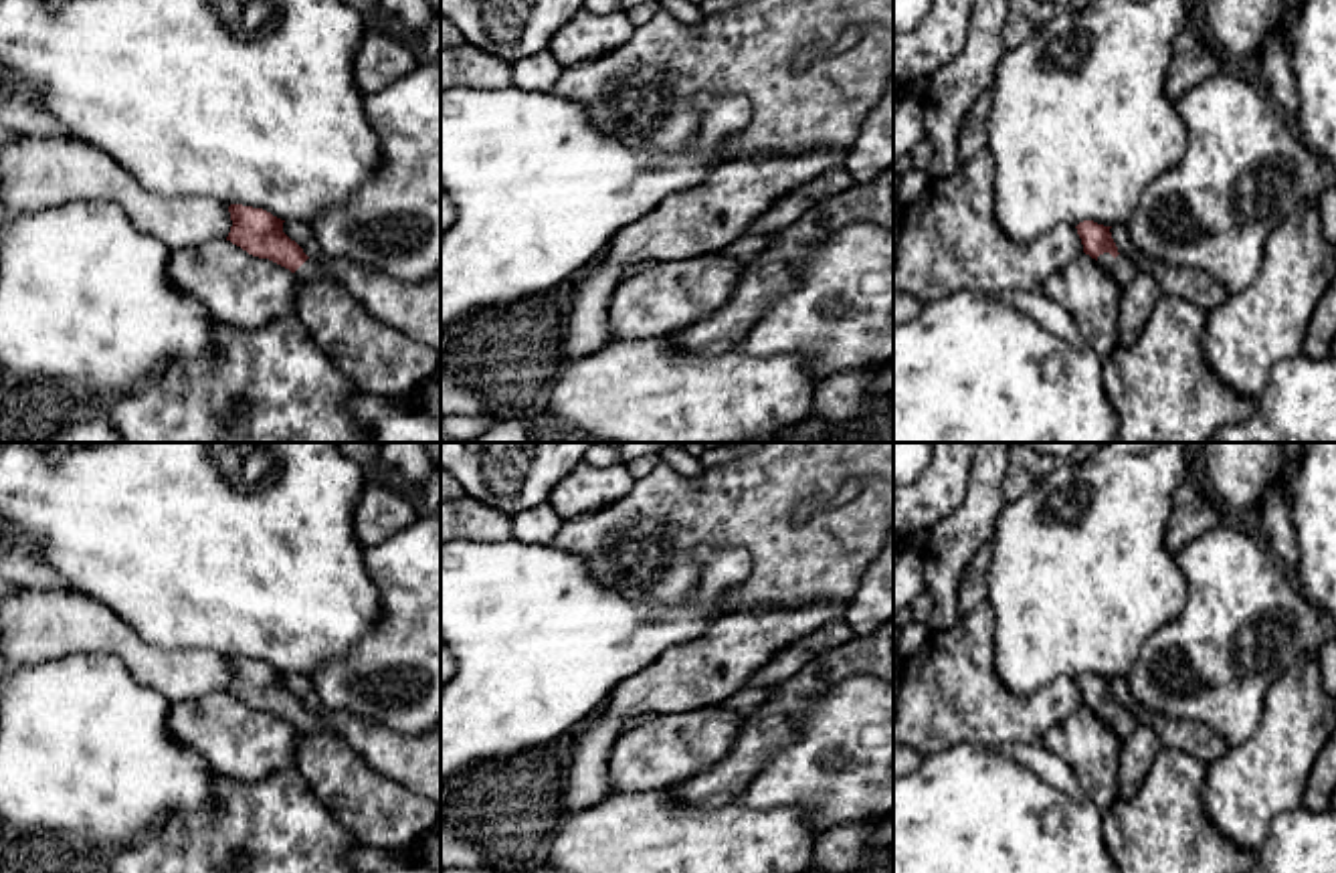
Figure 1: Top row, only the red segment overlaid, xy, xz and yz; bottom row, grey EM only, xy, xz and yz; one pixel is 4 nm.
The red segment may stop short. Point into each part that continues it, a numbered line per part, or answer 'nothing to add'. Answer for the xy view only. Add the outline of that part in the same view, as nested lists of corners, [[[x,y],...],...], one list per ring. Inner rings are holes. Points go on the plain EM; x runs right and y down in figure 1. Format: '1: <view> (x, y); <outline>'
1: xy (310, 722); [[[307,711],[297,723],[295,723],[297,732],[323,732],[331,728],[327,725],[327,721],[321,717],[321,713],[315,711]]]

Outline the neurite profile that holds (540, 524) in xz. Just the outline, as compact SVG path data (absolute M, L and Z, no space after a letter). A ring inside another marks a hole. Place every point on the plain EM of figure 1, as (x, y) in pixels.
M544 503L513 517L513 538L540 546L552 546L562 521L564 519L558 511L550 503Z

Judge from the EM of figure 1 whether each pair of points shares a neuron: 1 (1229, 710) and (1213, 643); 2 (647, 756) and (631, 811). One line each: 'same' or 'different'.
1: same
2: different

